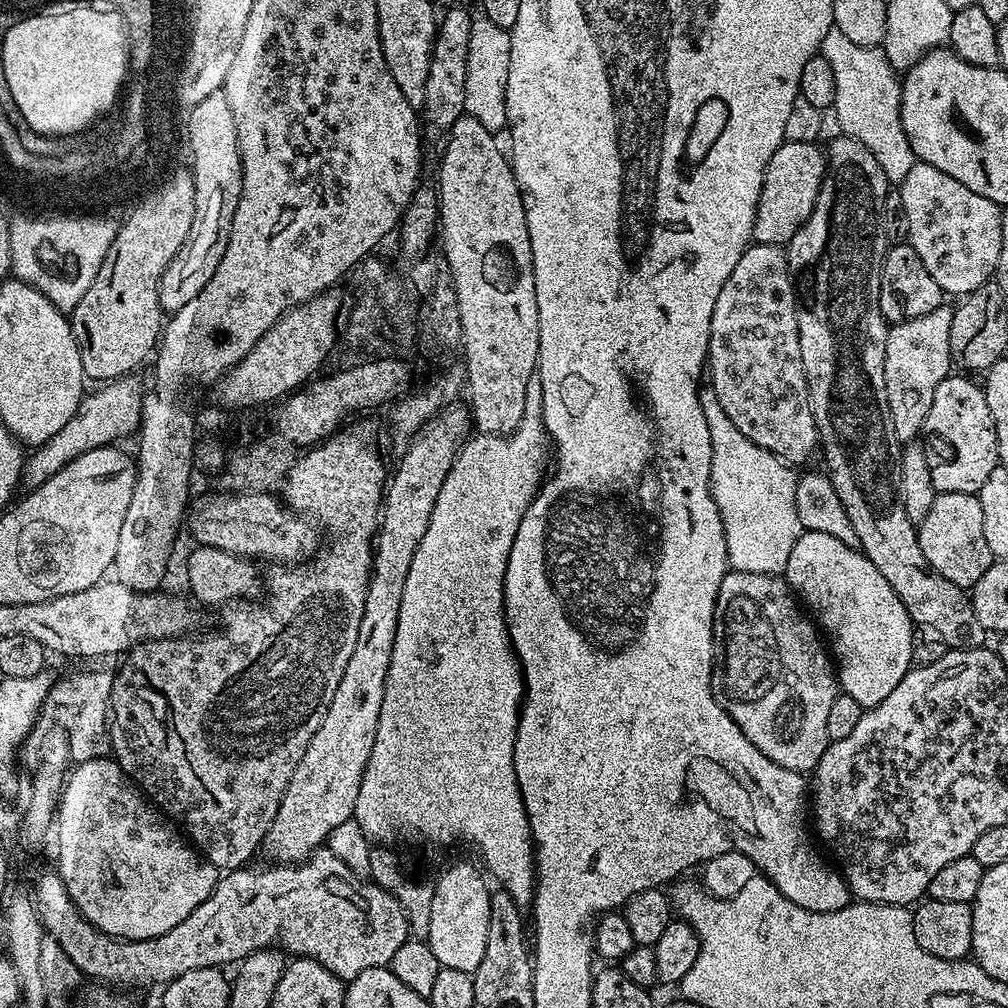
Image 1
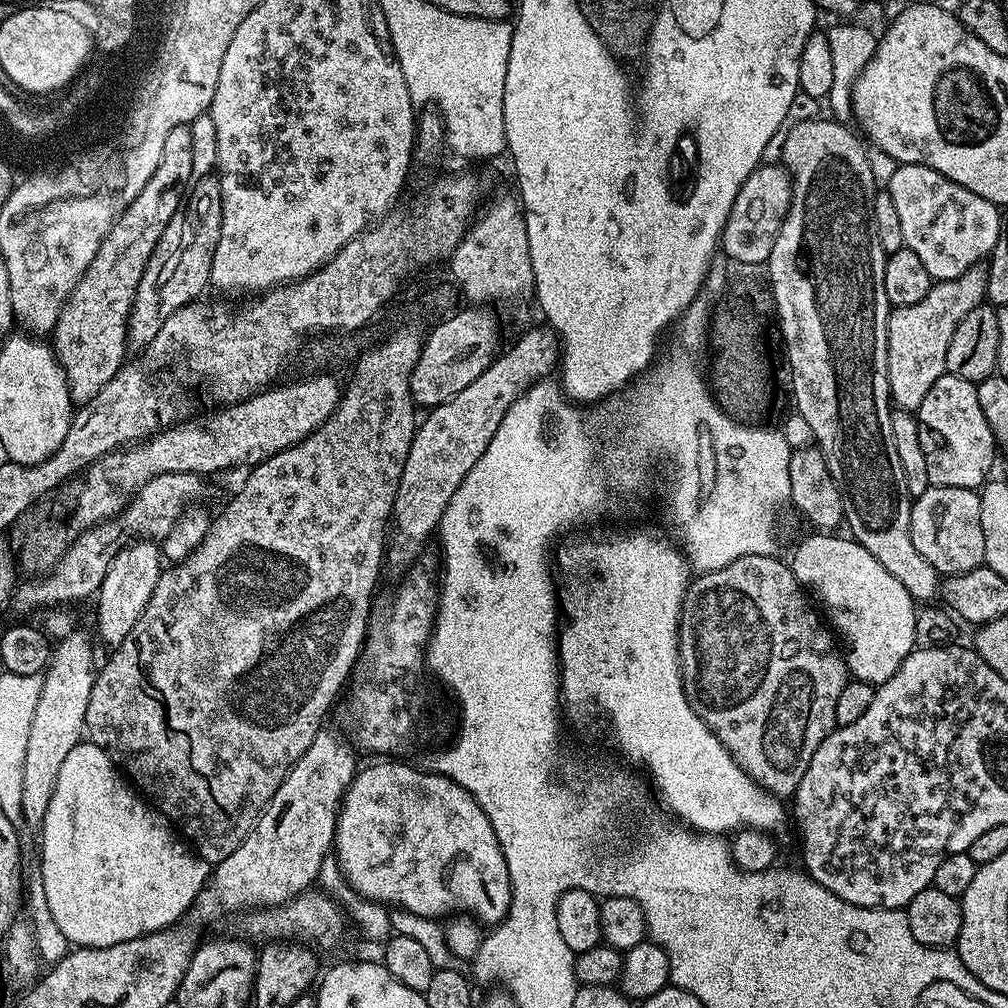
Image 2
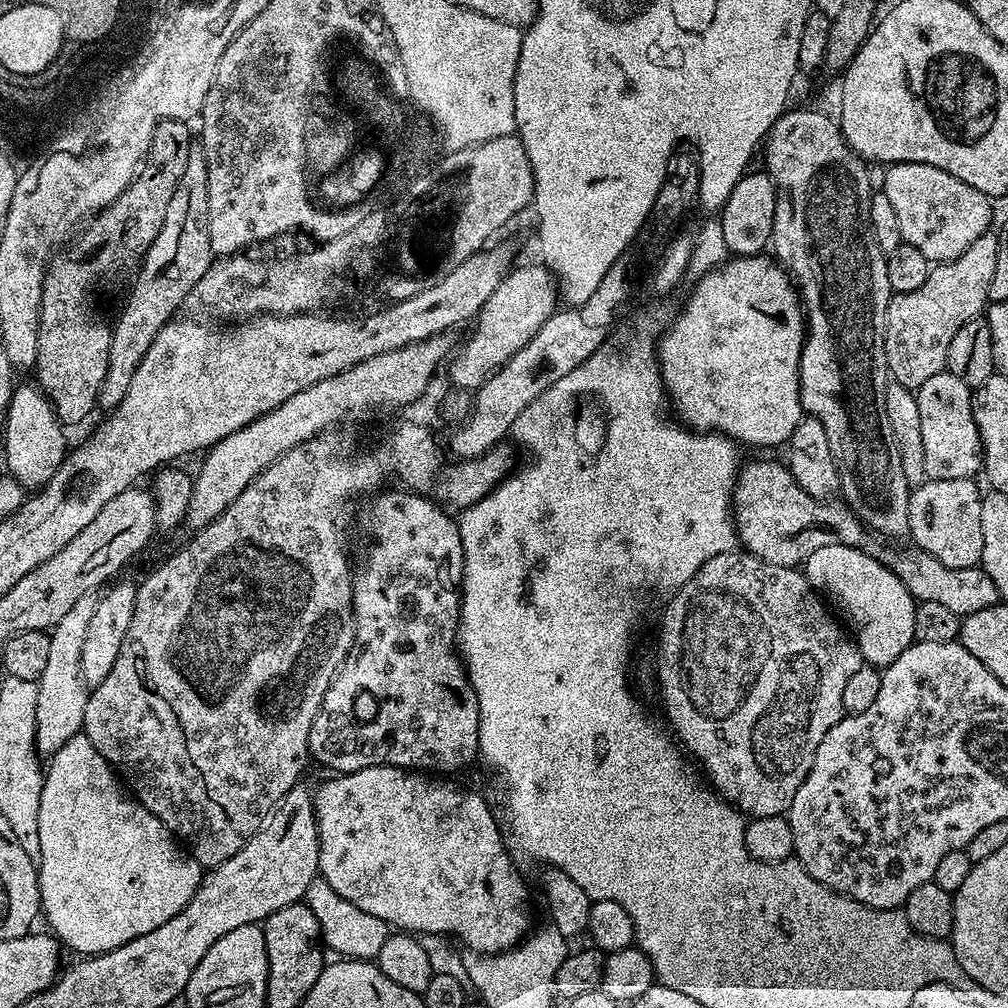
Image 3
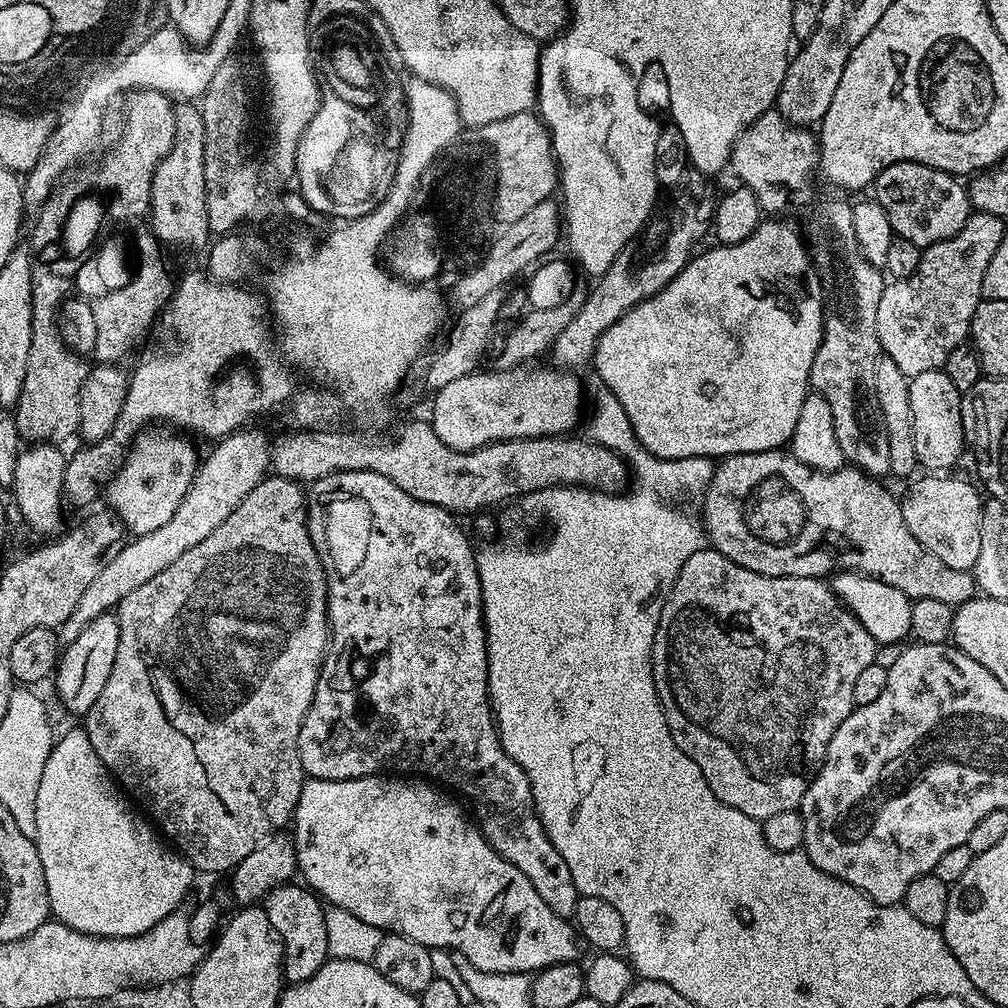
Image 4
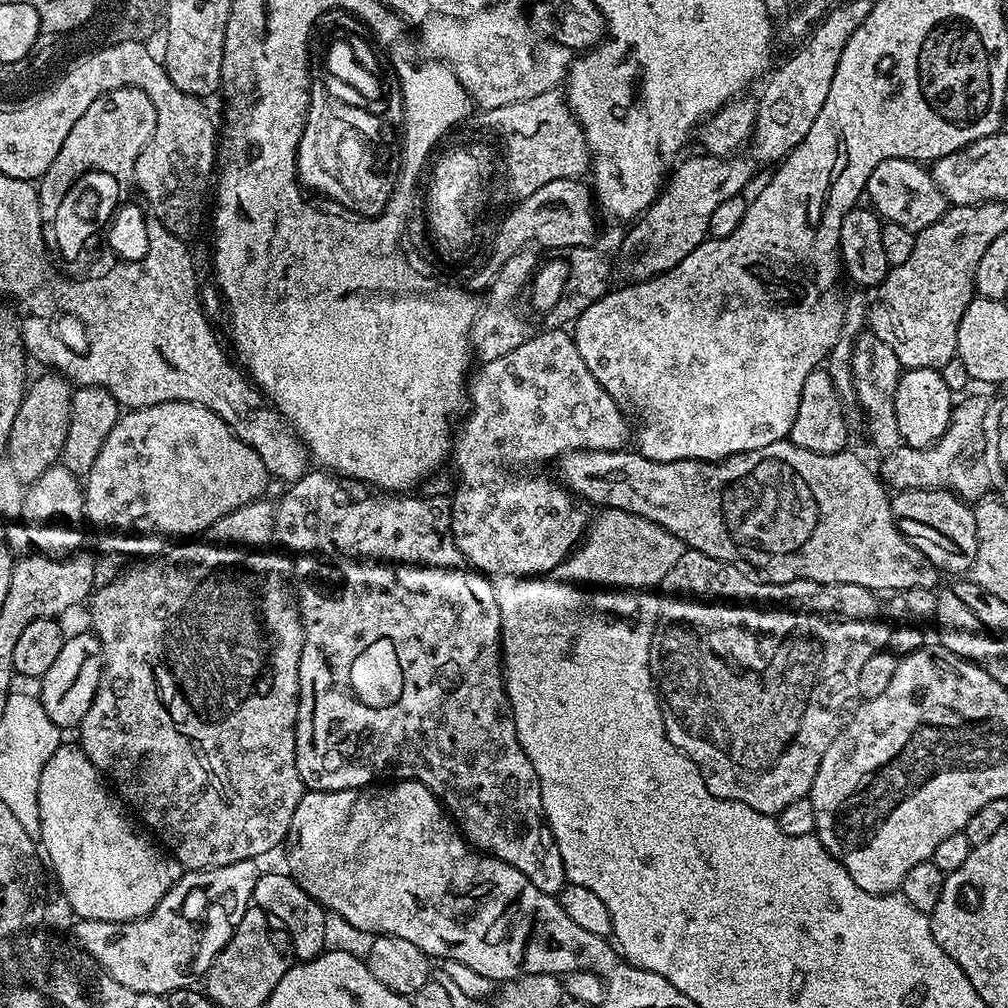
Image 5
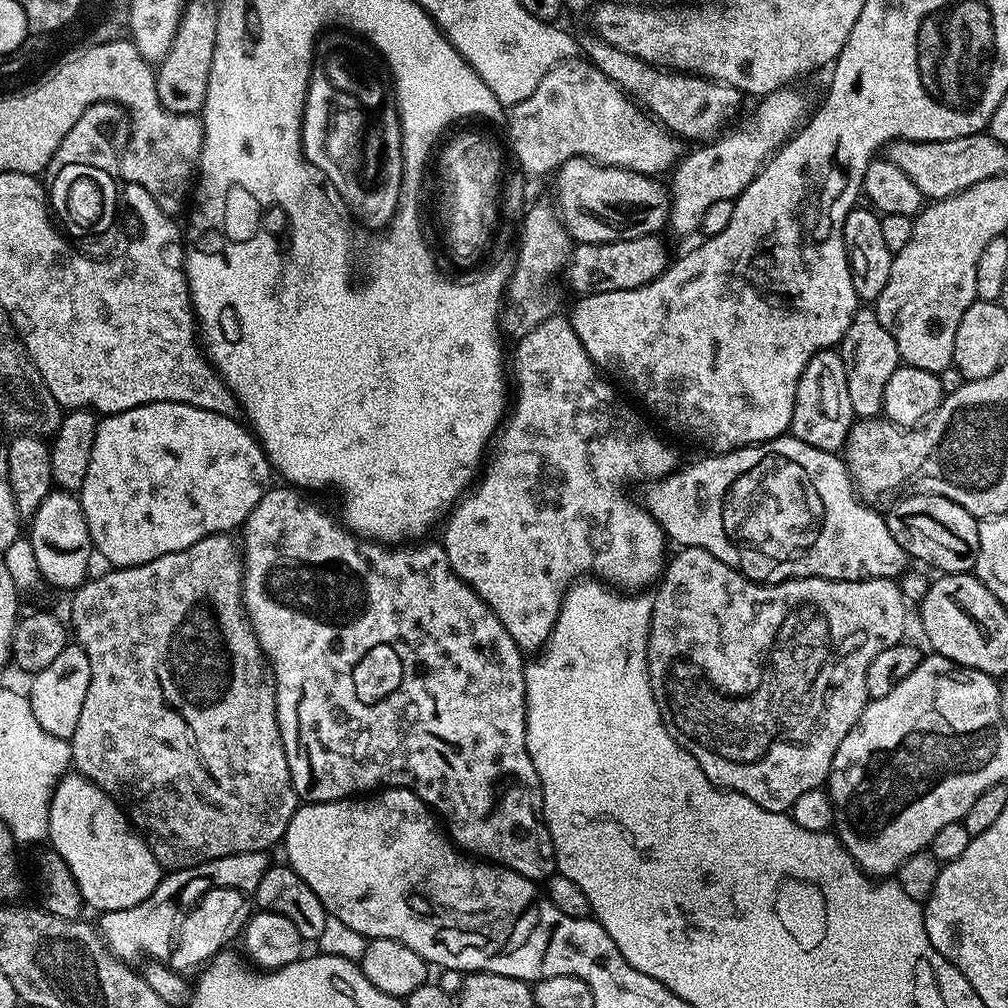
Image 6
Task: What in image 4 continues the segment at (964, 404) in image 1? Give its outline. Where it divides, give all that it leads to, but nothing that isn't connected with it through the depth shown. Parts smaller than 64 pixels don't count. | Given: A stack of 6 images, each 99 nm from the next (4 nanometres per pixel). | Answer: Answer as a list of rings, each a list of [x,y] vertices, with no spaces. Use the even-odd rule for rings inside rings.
[[[939,368],[911,377],[908,389],[917,465],[932,474],[944,474],[955,469],[952,467],[959,462],[960,455],[964,452],[964,408],[960,405],[961,392]]]

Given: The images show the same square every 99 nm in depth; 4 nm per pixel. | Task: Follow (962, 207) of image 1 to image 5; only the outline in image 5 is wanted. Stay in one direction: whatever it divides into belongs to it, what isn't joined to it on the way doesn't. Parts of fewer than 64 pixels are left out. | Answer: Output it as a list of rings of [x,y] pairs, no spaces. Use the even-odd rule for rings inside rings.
[[[902,158],[883,160],[874,166],[874,174],[870,174],[868,179],[866,196],[872,199],[871,207],[887,223],[906,226],[915,233],[938,222],[938,218],[942,218],[942,214],[950,207],[942,190],[938,190],[931,171],[923,163]]]

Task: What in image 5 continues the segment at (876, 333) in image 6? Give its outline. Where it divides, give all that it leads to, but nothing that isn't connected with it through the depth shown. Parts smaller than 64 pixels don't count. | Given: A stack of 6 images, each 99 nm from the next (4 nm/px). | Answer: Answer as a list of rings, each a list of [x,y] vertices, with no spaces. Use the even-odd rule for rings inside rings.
[[[865,330],[856,337],[852,345],[852,373],[854,374],[854,390],[856,391],[856,404],[864,411],[864,420],[868,423],[868,436],[876,448],[881,448],[881,453],[891,454],[901,447],[902,441],[898,434],[897,411],[894,410],[894,394],[898,391],[898,382],[902,369],[898,357],[878,334]]]

